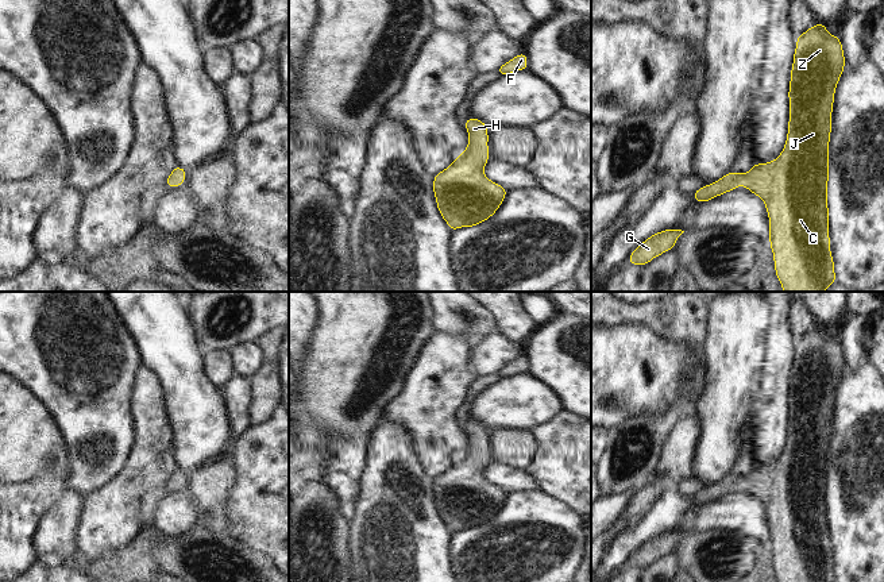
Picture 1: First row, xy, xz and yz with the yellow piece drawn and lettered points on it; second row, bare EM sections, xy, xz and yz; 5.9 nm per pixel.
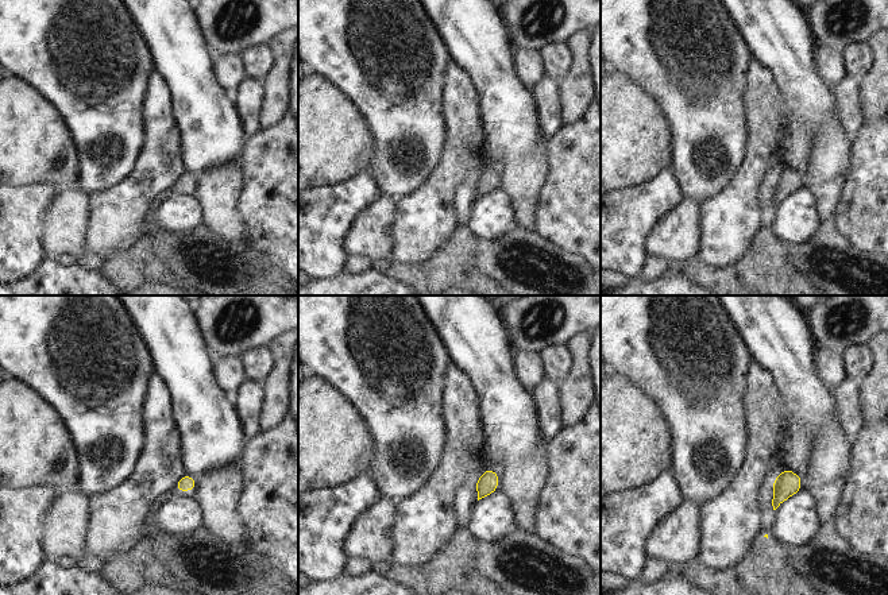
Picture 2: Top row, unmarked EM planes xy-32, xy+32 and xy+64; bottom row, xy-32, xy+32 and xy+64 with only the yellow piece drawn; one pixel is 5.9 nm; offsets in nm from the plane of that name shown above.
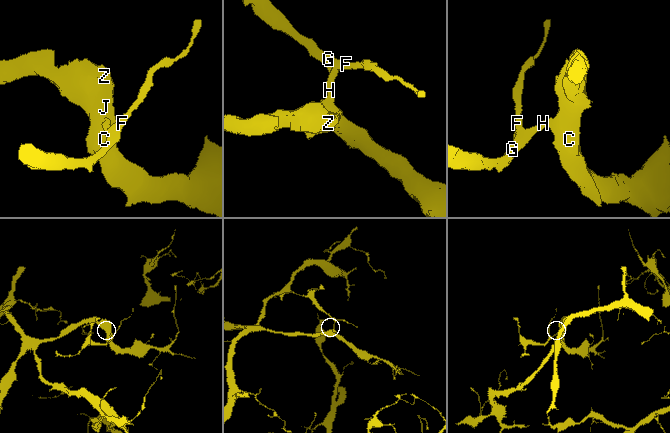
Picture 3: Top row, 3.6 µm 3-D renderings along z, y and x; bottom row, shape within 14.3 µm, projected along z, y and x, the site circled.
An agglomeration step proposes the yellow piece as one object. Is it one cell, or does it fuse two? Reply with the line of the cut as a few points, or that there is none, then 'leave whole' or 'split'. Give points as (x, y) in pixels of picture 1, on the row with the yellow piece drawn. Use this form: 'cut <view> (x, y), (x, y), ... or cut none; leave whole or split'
cut none; leave whole

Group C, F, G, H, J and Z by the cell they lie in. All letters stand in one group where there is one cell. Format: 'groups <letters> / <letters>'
groups C F G H J Z

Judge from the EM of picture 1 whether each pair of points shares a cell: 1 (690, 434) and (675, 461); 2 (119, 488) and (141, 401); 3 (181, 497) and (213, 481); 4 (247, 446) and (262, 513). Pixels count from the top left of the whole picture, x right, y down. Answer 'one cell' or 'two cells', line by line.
1: one cell
2: one cell
3: two cells
4: one cell

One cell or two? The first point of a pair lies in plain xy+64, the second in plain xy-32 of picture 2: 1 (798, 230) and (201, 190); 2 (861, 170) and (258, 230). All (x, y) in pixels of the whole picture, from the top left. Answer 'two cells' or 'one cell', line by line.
1: two cells
2: one cell

